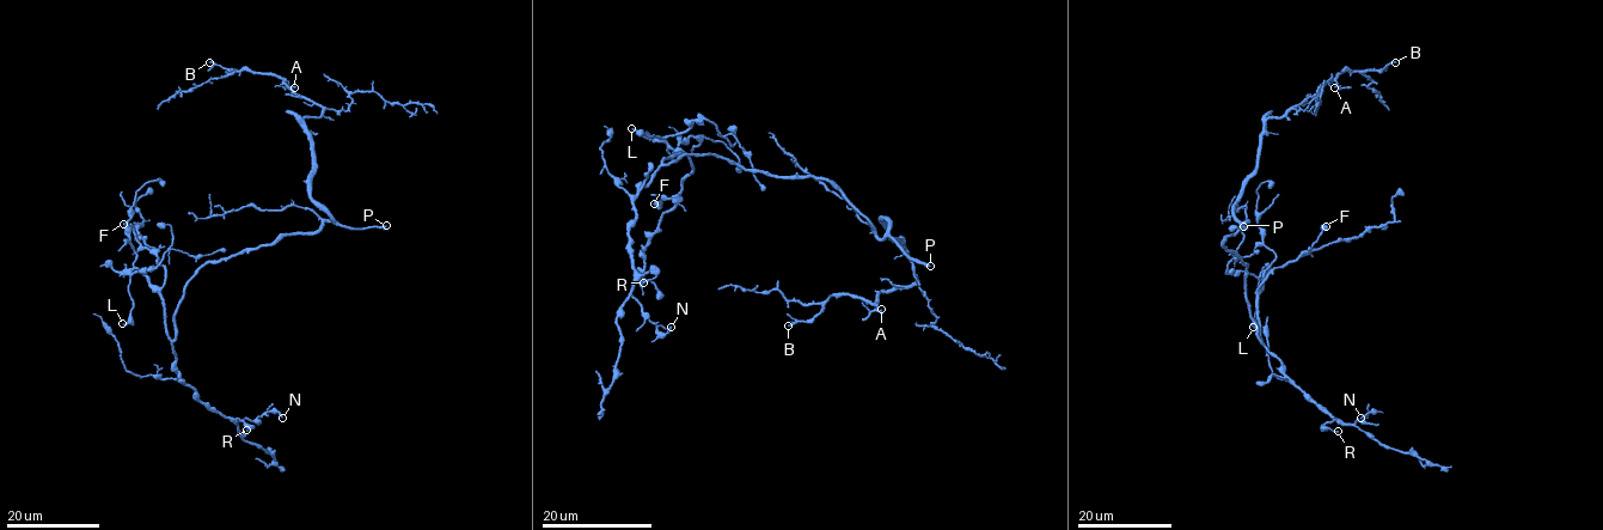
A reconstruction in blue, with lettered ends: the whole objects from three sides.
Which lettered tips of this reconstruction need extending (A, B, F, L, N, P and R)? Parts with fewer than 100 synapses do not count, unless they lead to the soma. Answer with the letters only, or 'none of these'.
P

